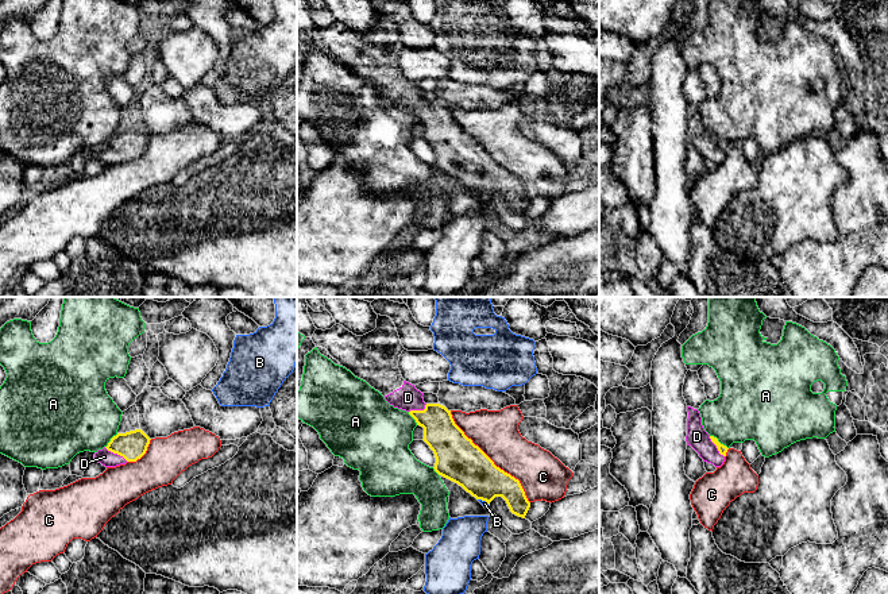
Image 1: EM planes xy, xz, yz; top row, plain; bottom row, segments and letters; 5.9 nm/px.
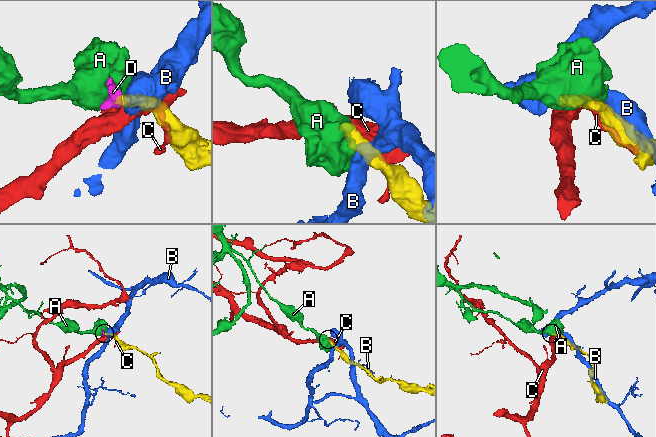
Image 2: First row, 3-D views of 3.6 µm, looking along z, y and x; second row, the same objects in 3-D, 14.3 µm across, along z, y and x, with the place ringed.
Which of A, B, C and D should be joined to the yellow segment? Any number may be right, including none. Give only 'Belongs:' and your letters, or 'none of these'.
Belongs: D

